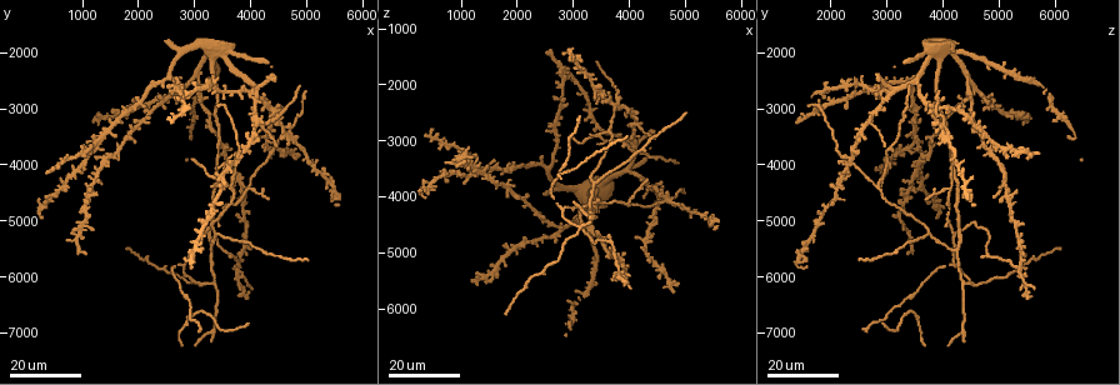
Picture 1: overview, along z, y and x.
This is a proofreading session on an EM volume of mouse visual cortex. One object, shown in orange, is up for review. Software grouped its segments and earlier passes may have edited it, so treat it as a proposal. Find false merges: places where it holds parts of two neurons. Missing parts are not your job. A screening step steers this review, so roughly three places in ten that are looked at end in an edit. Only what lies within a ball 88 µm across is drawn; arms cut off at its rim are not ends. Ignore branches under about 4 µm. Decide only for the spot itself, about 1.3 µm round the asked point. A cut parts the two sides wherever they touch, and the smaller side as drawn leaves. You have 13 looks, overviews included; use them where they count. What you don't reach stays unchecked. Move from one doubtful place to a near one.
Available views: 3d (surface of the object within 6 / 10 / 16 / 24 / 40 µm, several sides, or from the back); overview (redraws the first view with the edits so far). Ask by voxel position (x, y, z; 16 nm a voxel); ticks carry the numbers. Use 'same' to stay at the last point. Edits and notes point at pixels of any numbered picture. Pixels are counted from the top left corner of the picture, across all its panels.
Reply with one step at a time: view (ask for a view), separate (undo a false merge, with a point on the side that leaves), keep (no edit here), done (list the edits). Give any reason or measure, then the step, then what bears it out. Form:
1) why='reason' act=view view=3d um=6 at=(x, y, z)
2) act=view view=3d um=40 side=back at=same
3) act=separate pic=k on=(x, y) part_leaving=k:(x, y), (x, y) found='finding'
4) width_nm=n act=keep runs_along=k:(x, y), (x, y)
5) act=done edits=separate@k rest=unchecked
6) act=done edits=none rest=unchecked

why='three arms meet' act=view view=3d um=24 at=(3350, 6100, 4400)

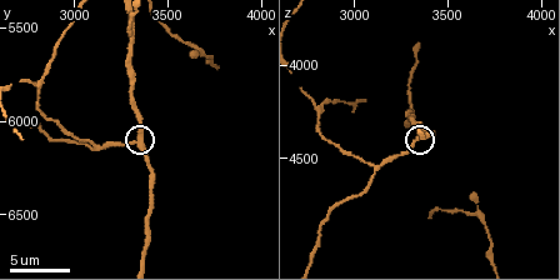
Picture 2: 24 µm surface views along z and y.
why='closer look' act=view view=3d um=10 at=same

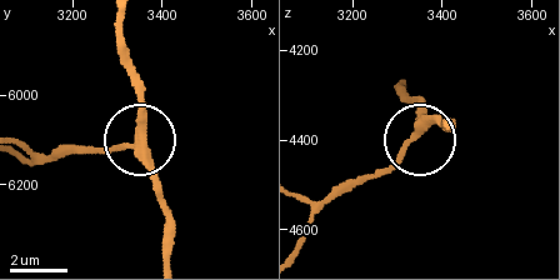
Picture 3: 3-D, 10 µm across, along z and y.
width_nm=320 act=keep found='one neuron here'

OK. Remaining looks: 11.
act=view view=3d um=24 at=(3350, 5200, 3750)

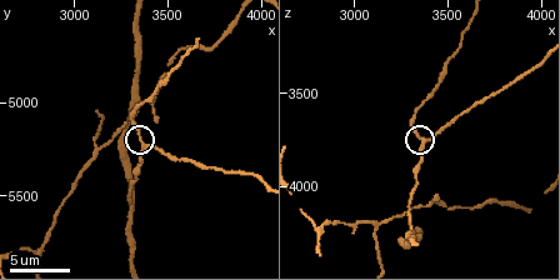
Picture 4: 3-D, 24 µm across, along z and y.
act=view view=3d um=10 at=(3400, 5240, 3760)

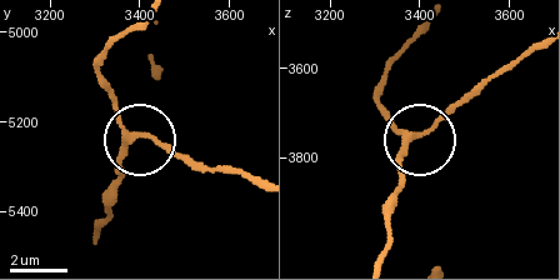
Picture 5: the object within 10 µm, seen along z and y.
width_nm=210 act=keep runs_along=5:(95, 235), (124, 149), (136, 140), (158, 138), (205, 164) found='continuous, no second neuron'

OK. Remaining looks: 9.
why='three-way junction' act=view view=3d um=10 at=(2800, 5800, 4220)

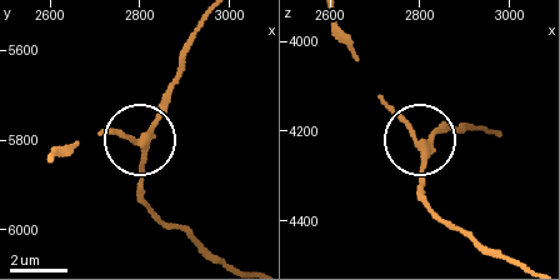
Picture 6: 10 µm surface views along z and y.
act=view view=3d um=6 at=(2810, 5795, 4225)

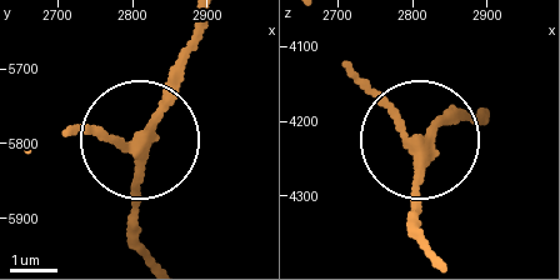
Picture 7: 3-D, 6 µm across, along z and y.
act=keep found='continuous, no second neuron'

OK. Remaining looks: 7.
why='calibre changes' act=view view=3d um=10 at=(3600, 5580, 4780)

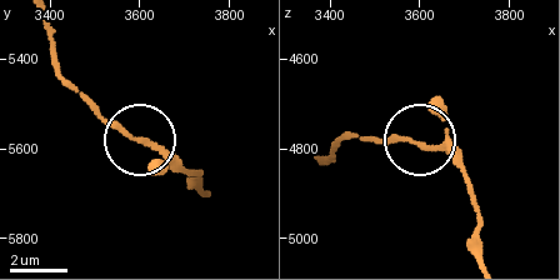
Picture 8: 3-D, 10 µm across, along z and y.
act=keep runs_along=8:(316, 159), (355, 136), (405, 136), (434, 149), (468, 178) found='all the same neuron'

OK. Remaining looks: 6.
why='three-way junction' act=view view=3d um=10 at=(3120, 5240, 4200)

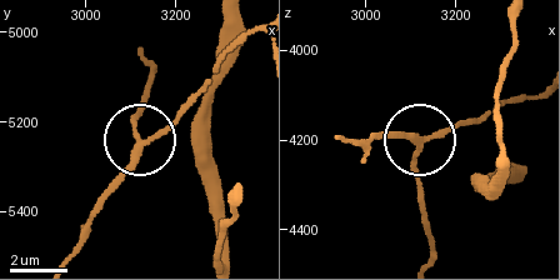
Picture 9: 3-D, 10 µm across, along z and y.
side_arm_um=9 act=keep runs_along=9:(336, 139), (434, 139), (481, 113) found='continuous, no second neuron'

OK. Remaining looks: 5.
act=view view=3d um=16 at=(3450, 4300, 2850)

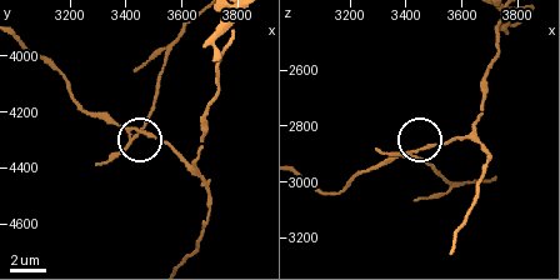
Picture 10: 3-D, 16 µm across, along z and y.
act=view view=3d um=6 at=(3440, 4280, 2910)

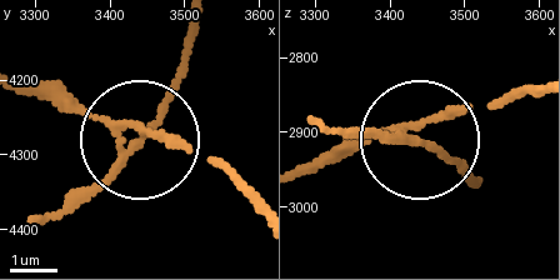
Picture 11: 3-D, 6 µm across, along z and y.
act=separate pic=11 on=(83, 195) part_leaving=11:(120, 136), (151, 120), (199, 24) found='two neurons meet here'

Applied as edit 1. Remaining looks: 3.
act=done edits=separate@11 rest=unchecked

